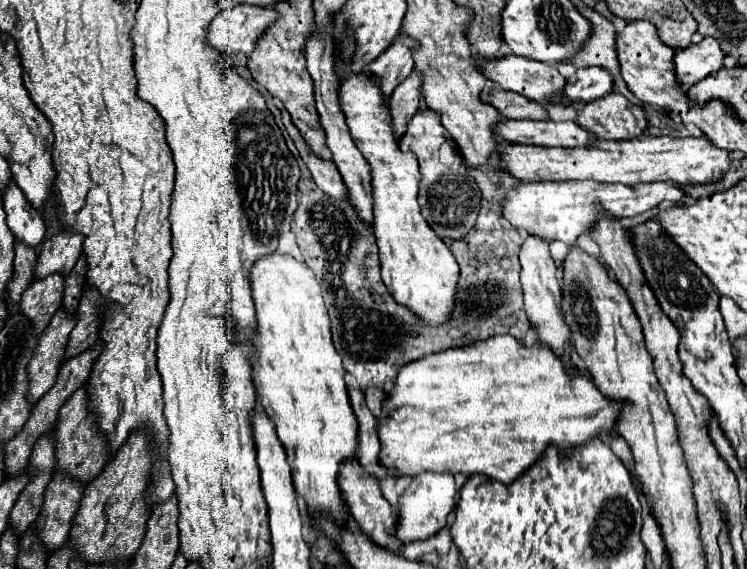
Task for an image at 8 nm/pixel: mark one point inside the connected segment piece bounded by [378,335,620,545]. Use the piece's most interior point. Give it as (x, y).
(492, 407)

